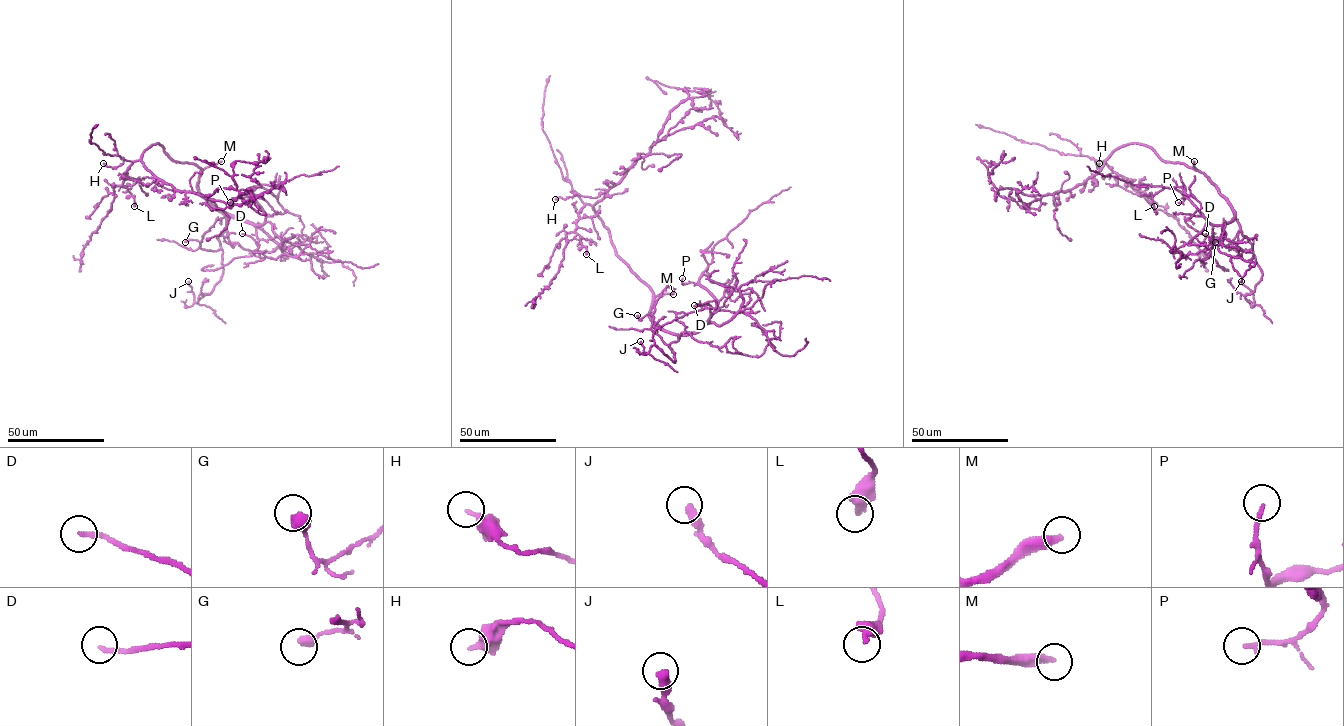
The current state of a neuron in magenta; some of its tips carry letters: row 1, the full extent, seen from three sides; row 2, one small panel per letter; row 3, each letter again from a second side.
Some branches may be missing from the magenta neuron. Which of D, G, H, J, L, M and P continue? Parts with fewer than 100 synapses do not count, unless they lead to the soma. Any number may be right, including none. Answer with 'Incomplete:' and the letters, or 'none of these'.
Incomplete: M

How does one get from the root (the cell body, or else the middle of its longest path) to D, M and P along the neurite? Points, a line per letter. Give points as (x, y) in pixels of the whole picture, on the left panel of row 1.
D: (186, 162), (200, 169), (198, 189), (211, 203), (255, 227), (258, 246), (251, 237), (242, 233)
M: (186, 162), (204, 169), (221, 161)
P: (186, 162), (200, 169), (198, 189), (211, 203), (253, 224), (264, 222), (265, 213), (253, 199), (230, 202)

